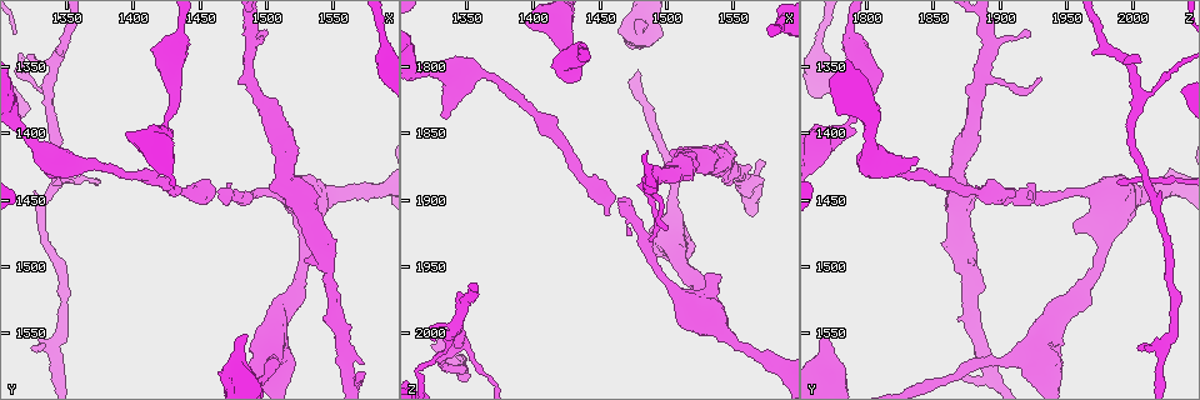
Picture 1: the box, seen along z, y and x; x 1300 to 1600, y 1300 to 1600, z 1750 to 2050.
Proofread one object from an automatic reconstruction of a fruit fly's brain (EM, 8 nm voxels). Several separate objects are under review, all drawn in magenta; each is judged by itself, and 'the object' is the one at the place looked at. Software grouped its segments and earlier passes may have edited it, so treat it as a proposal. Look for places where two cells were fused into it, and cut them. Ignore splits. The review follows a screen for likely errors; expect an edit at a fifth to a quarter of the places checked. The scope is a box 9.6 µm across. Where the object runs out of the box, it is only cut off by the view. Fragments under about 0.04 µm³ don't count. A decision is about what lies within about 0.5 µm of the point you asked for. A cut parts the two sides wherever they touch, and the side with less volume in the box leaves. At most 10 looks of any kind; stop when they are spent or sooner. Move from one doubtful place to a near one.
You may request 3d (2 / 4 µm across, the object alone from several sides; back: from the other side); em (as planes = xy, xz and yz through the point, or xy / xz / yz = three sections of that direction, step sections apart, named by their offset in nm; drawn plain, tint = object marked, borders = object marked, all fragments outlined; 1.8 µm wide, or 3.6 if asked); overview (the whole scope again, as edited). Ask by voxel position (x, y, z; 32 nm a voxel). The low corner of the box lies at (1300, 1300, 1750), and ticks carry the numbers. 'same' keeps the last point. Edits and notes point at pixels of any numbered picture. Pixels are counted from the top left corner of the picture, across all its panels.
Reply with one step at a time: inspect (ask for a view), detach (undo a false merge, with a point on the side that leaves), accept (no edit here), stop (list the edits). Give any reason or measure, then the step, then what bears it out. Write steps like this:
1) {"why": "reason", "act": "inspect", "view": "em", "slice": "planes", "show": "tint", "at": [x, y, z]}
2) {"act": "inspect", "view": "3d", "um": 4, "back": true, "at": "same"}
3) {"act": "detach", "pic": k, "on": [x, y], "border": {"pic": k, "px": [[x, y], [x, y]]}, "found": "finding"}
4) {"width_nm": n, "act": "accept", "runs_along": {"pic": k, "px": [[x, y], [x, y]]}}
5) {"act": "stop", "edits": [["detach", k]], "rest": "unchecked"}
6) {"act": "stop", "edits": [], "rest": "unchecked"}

{"why": "calibre changes", "act": "inspect", "view": "em", "slice": "yz", "step": 4, "show": "tint", "at": [1436, 1332, 1788]}

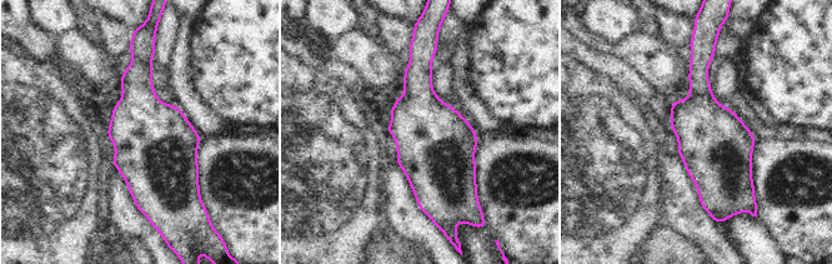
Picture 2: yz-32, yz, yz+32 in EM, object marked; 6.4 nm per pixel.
{"act": "inspect", "view": "em", "slice": "planes", "show": "tint", "at": "same"}

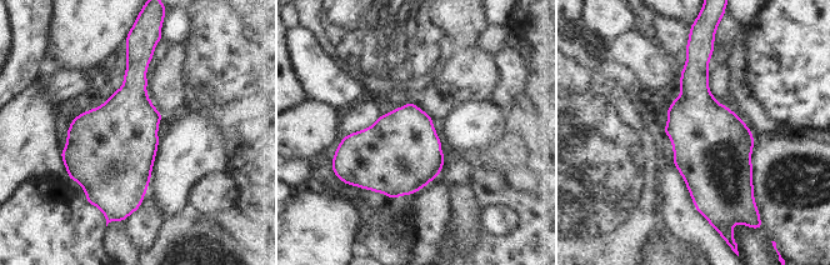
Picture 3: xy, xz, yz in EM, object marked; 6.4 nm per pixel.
{"act": "accept", "found": "all the same cell"}

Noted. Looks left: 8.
{"why": "arms part here", "act": "inspect", "view": "em", "slice": "planes", "show": "tint", "at": [1338, 1376, 2004]}

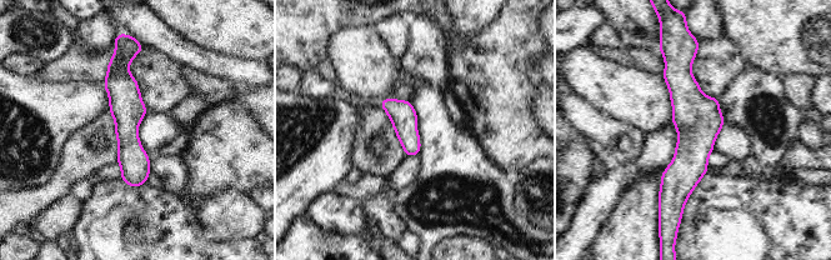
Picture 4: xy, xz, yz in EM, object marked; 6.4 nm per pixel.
{"act": "accept", "runs_along": {"pic": 4, "px": [[689, 55], [681, 204]]}, "found": "all the same cell"}

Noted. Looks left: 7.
{"why": "three arms meet", "act": "inspect", "view": "3d", "um": 2, "at": [1344, 1434, 2010]}

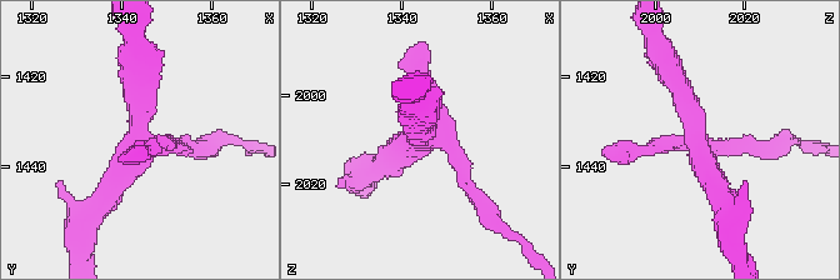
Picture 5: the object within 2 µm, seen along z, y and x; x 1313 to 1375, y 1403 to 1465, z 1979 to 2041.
{"why": "need the tissue", "act": "inspect", "view": "em", "um": 3.6, "slice": "xz", "step": 4, "show": "tint", "at": [1344, 1435, 2009]}

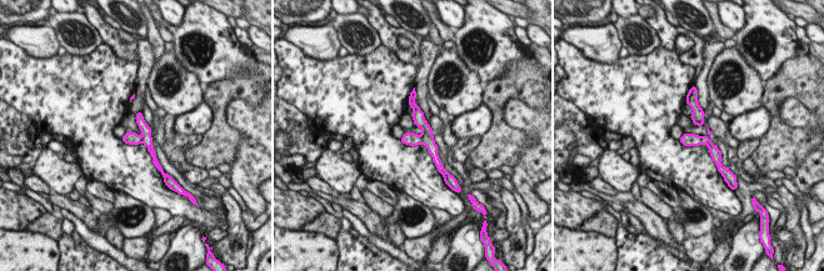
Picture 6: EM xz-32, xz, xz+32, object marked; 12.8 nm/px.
{"why": "another direction", "act": "inspect", "view": "em", "um": 3.6, "slice": "planes", "show": "tint", "at": "same"}

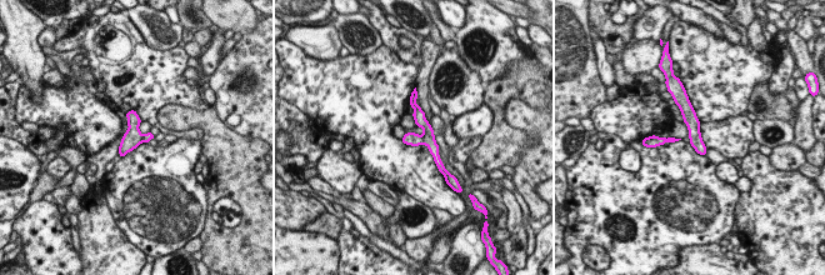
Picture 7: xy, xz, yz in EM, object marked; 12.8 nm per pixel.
{"act": "detach", "pic": 7, "on": [429, 138], "part_leaving": {"pic": 7, "px": [[418, 110], [436, 158]]}, "found": "a second cell is stuck on"}

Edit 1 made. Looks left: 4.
{"why": "redraw", "act": "inspect", "view": "overview"}

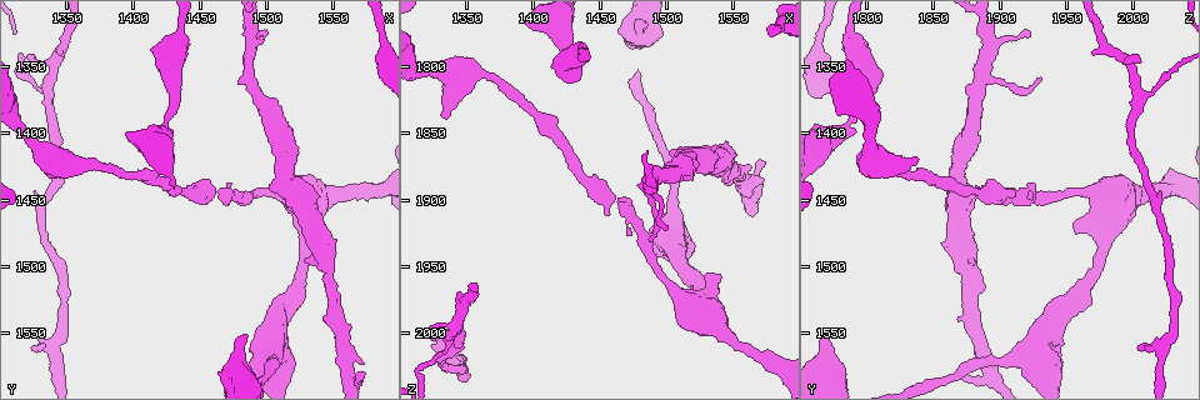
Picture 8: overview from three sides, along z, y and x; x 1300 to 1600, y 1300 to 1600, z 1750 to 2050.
{"act": "inspect", "view": "3d", "um": 4, "at": [1508, 1446, 1972]}

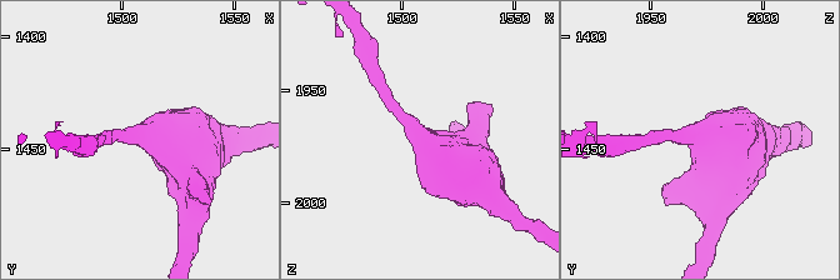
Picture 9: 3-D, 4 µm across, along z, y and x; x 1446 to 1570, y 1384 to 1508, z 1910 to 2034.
{"act": "inspect", "view": "em", "slice": "xz", "step": 8, "show": "tint", "at": [1507, 1446, 1971]}

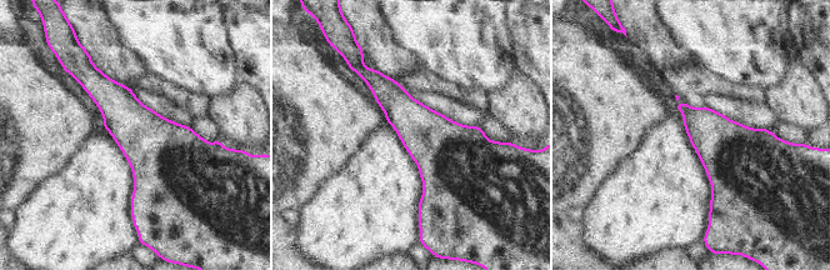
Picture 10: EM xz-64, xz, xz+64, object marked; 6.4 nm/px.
{"why": "another direction", "act": "inspect", "view": "em", "slice": "planes", "show": "tint", "at": "same"}

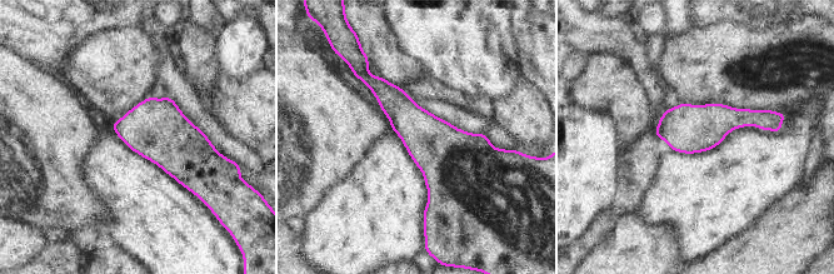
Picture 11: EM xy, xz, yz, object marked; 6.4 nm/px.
{"width_nm": 300, "act": "accept", "found": "one cell here"}

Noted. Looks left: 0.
{"act": "stop", "edits": [["detach", 7]], "rest": "unchecked"}

